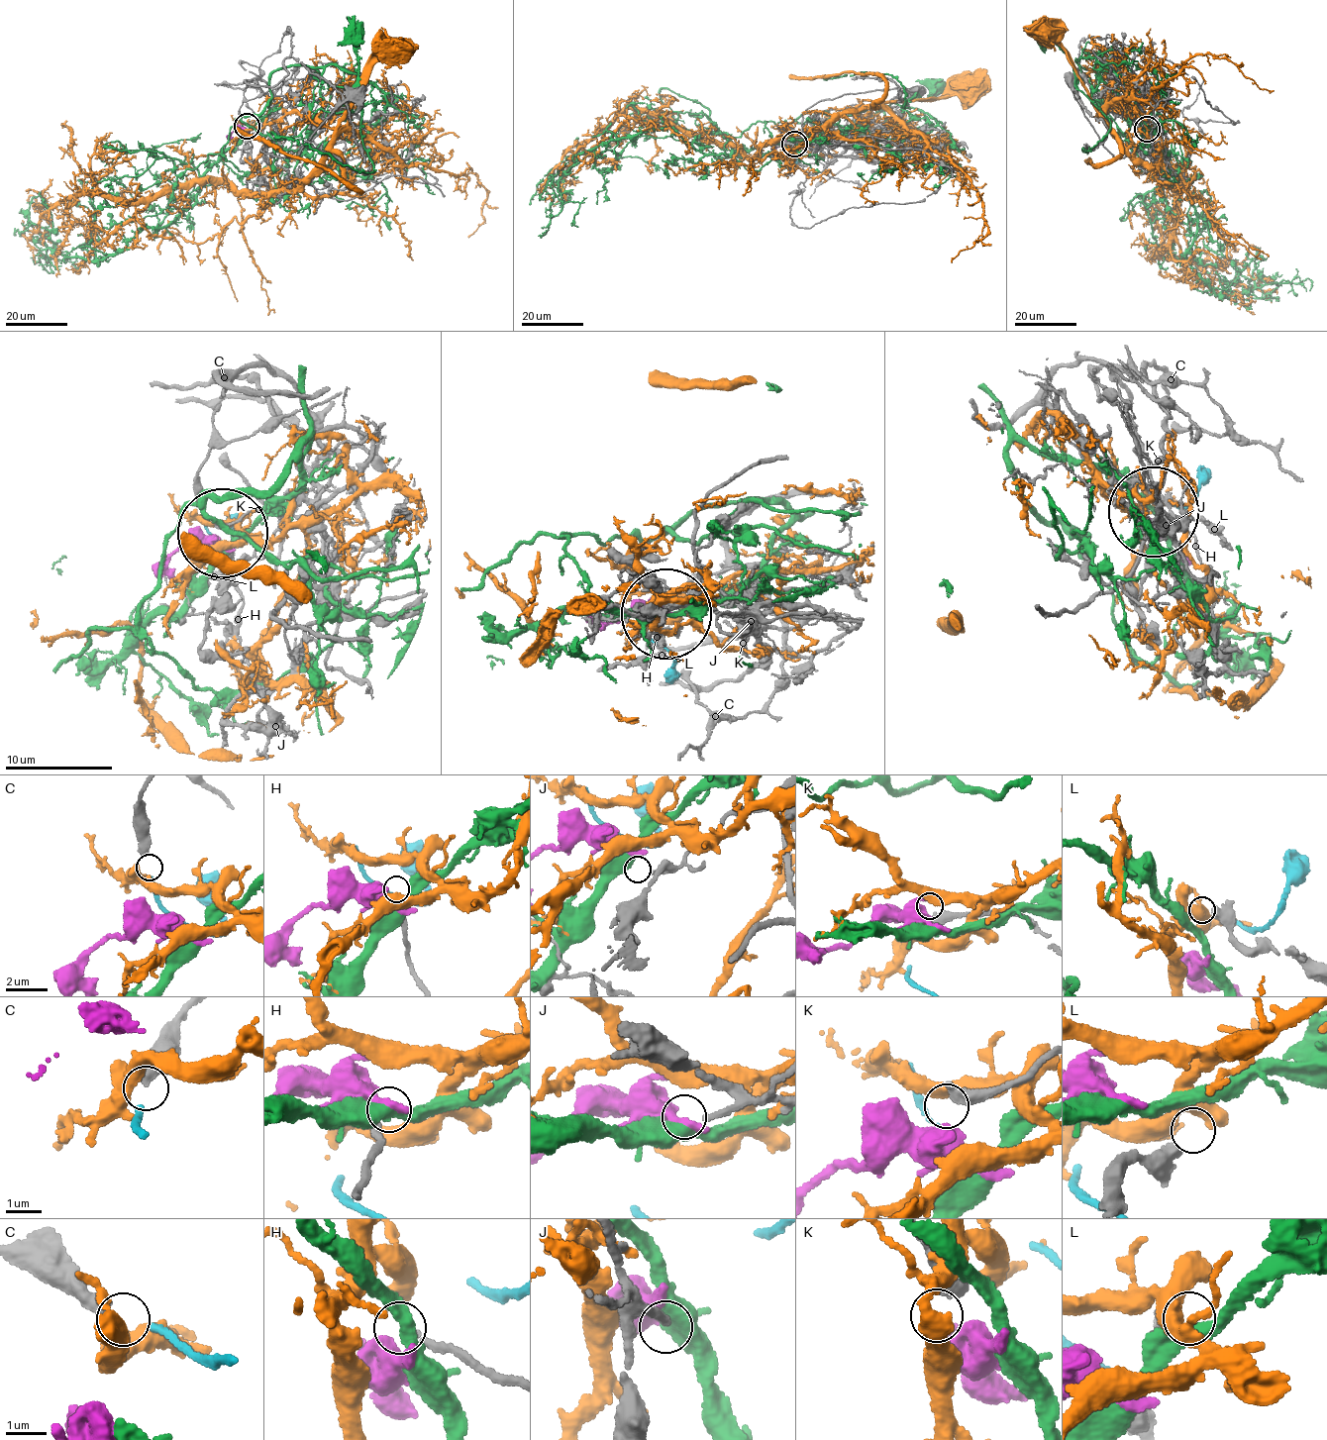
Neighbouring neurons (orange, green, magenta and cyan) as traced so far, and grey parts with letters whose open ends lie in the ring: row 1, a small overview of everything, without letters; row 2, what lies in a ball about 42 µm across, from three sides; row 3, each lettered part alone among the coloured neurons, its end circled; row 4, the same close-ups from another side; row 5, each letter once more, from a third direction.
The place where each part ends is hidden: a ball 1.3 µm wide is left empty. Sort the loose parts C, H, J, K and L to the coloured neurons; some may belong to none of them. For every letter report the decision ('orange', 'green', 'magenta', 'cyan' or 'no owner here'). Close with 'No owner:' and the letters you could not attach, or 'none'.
C: cyan
H: green
J: no owner here
K: no owner here
L: no owner here
No owner: J, K, L

